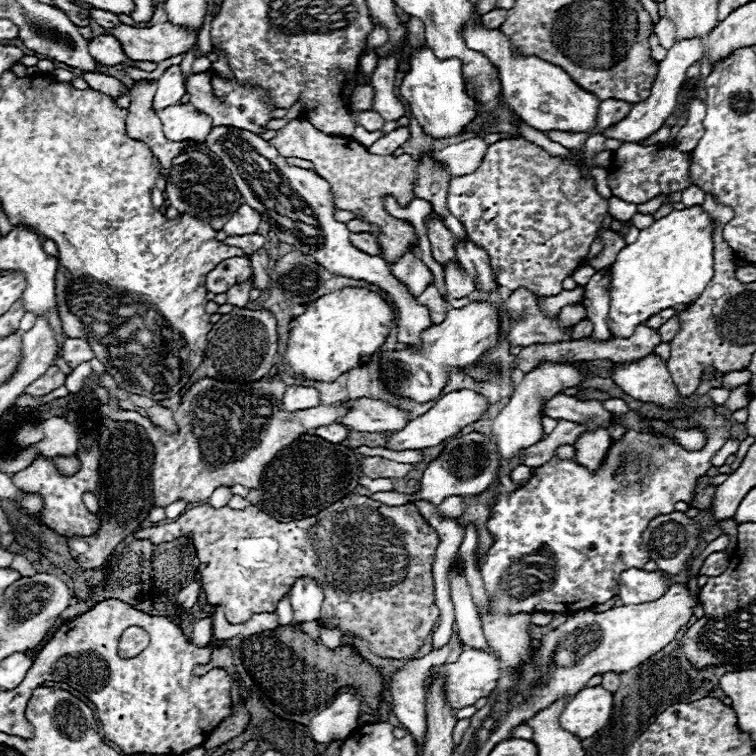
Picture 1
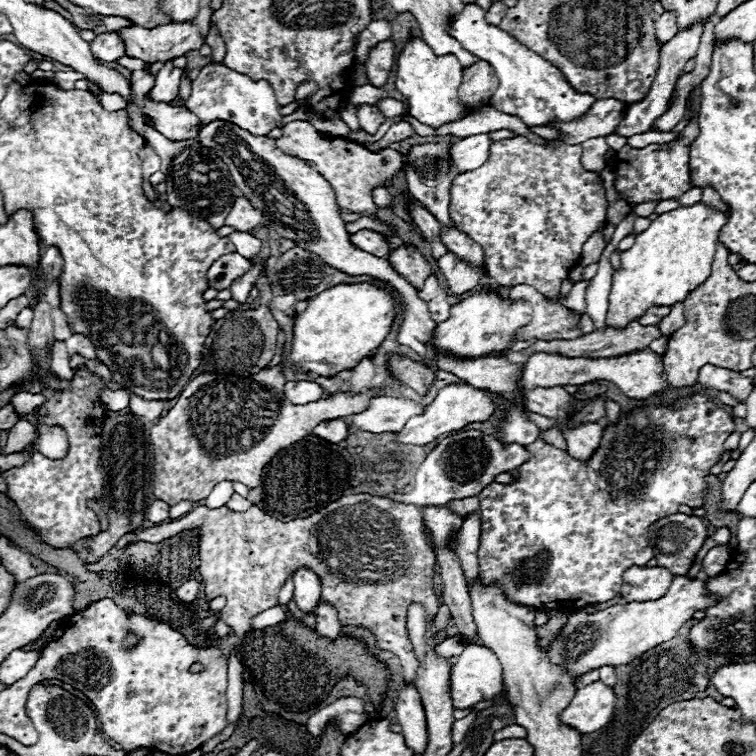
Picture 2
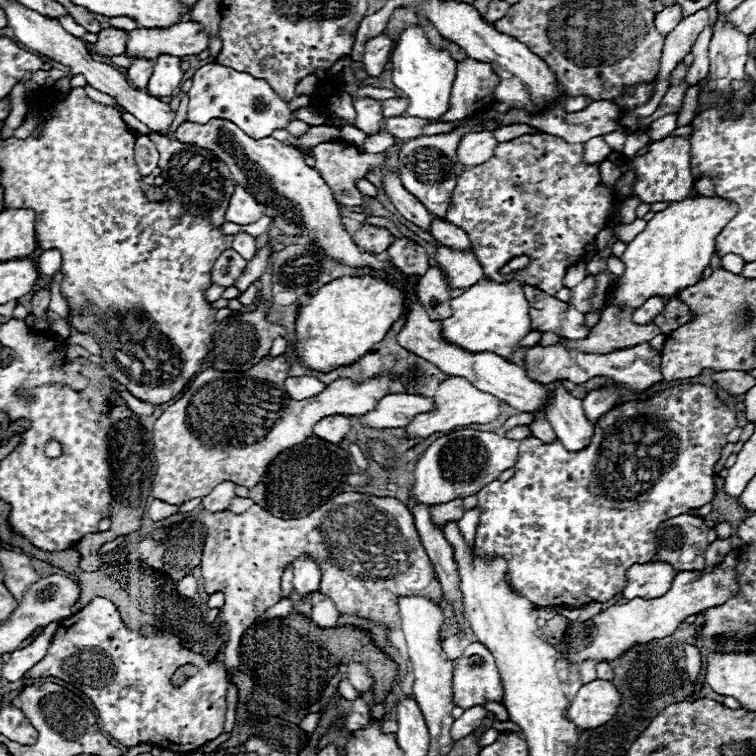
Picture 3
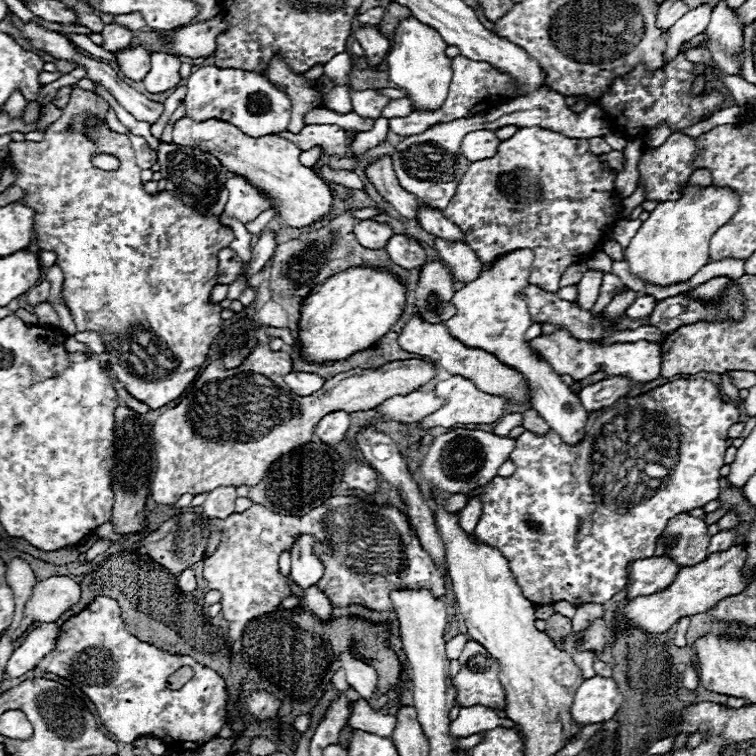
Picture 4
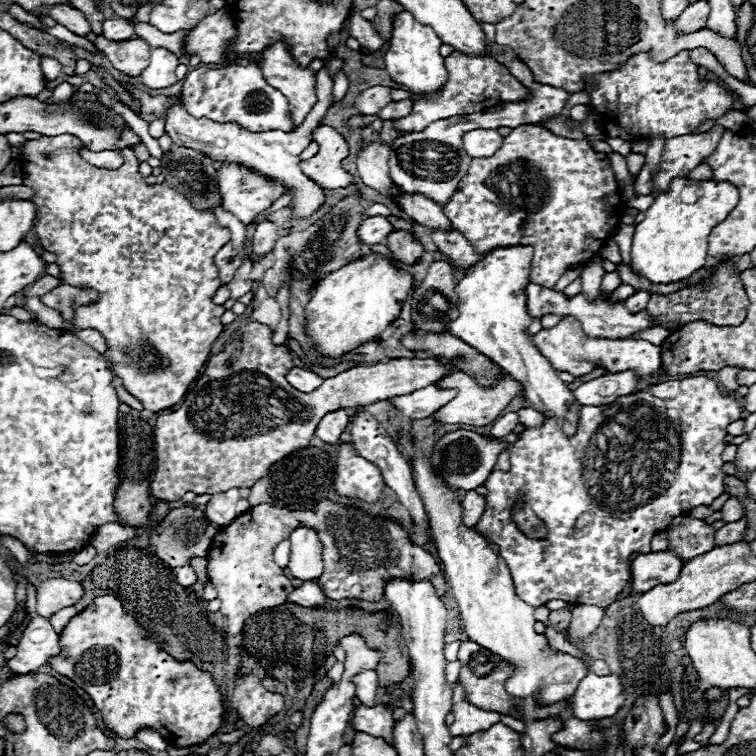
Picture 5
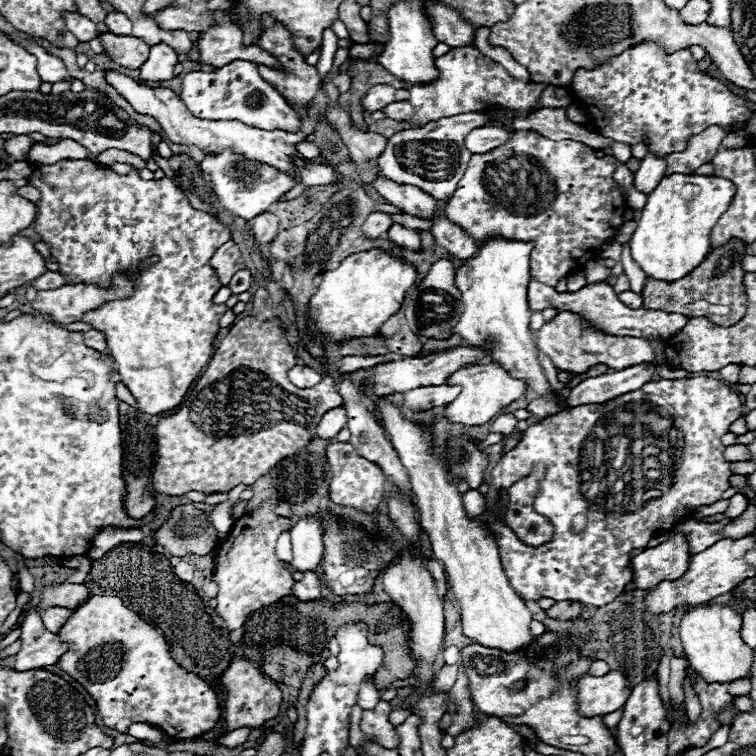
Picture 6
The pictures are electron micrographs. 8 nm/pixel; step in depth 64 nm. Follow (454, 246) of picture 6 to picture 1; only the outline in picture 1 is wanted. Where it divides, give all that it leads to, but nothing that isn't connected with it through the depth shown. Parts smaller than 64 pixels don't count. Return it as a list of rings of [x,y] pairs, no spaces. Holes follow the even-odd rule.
[[[452,264],[446,270],[446,292],[450,298],[464,298],[470,292],[476,290],[474,280],[464,272],[464,268],[452,268]]]

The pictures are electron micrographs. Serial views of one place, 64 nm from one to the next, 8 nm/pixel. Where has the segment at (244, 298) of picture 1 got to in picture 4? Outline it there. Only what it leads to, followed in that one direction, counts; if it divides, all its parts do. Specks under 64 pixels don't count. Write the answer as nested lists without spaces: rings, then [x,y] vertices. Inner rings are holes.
[[[264,230],[260,236],[258,236],[258,242],[252,246],[252,260],[248,262],[248,268],[246,268],[246,278],[250,278],[252,274],[260,272],[266,262],[272,258],[276,250],[276,240],[274,240],[274,234],[270,230]]]

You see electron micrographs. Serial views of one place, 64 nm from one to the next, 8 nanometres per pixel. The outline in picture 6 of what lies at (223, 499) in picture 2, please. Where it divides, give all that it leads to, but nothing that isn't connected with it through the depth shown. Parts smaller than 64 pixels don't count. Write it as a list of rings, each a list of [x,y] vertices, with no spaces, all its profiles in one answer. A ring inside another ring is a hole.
[[[240,484],[240,486],[236,486],[236,488],[232,488],[232,490],[228,492],[228,500],[214,504],[214,508],[210,510],[210,520],[212,520],[214,528],[218,530],[218,536],[220,536],[220,538],[224,538],[224,536],[230,532],[230,528],[232,528],[234,524],[234,520],[231,515],[232,505],[236,500],[238,500],[240,492],[242,492],[242,490],[246,490],[246,488],[248,488],[248,486],[244,486],[244,484]]]

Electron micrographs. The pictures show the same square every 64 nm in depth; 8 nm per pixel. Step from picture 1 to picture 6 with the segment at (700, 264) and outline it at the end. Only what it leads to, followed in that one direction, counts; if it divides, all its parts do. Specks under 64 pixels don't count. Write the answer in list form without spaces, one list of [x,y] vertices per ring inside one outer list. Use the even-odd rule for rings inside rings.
[[[672,174],[664,178],[642,210],[642,218],[630,238],[630,250],[636,264],[648,278],[674,282],[700,266],[710,252],[710,232],[720,216],[728,210],[736,186],[718,176]]]

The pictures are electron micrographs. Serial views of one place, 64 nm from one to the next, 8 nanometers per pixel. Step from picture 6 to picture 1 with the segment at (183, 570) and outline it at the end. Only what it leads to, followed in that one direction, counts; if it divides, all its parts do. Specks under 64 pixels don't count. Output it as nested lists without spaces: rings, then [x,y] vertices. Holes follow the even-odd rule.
[[[192,582],[192,584],[188,584],[188,586],[178,594],[176,600],[178,600],[178,604],[180,604],[184,610],[190,610],[190,608],[196,604],[200,592],[202,592],[200,584],[198,584],[198,582]]]

